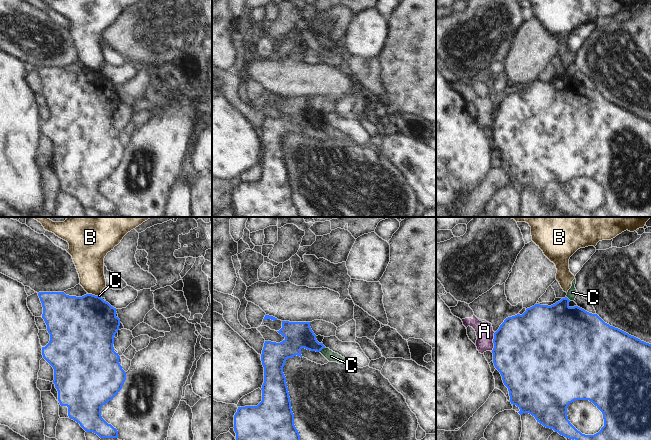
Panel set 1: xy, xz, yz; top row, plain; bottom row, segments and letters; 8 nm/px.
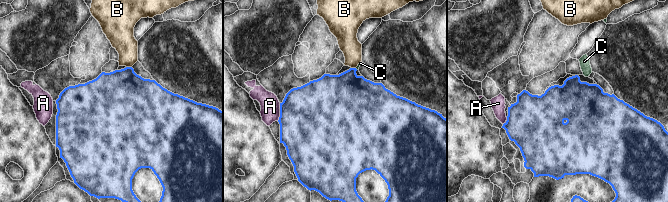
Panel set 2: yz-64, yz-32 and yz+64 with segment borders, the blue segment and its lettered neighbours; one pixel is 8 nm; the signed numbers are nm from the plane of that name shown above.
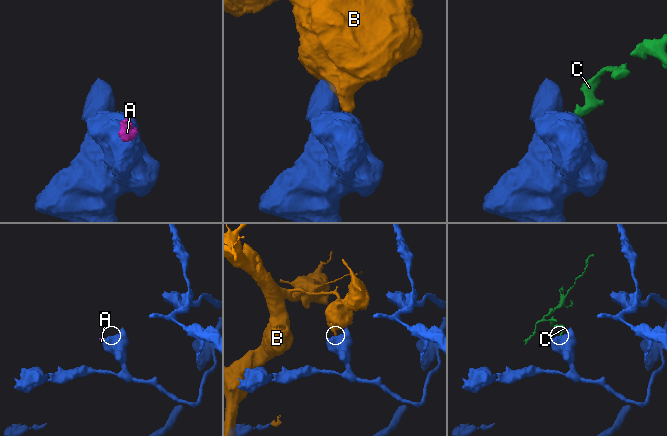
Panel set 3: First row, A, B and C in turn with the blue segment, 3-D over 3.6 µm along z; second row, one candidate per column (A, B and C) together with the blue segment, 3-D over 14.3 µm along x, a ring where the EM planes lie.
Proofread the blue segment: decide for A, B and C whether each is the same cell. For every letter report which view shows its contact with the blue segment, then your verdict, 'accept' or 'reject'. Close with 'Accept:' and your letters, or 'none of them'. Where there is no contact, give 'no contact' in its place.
A: yz | reject
B: xy | reject
C: xz | reject
Accept: none of them

